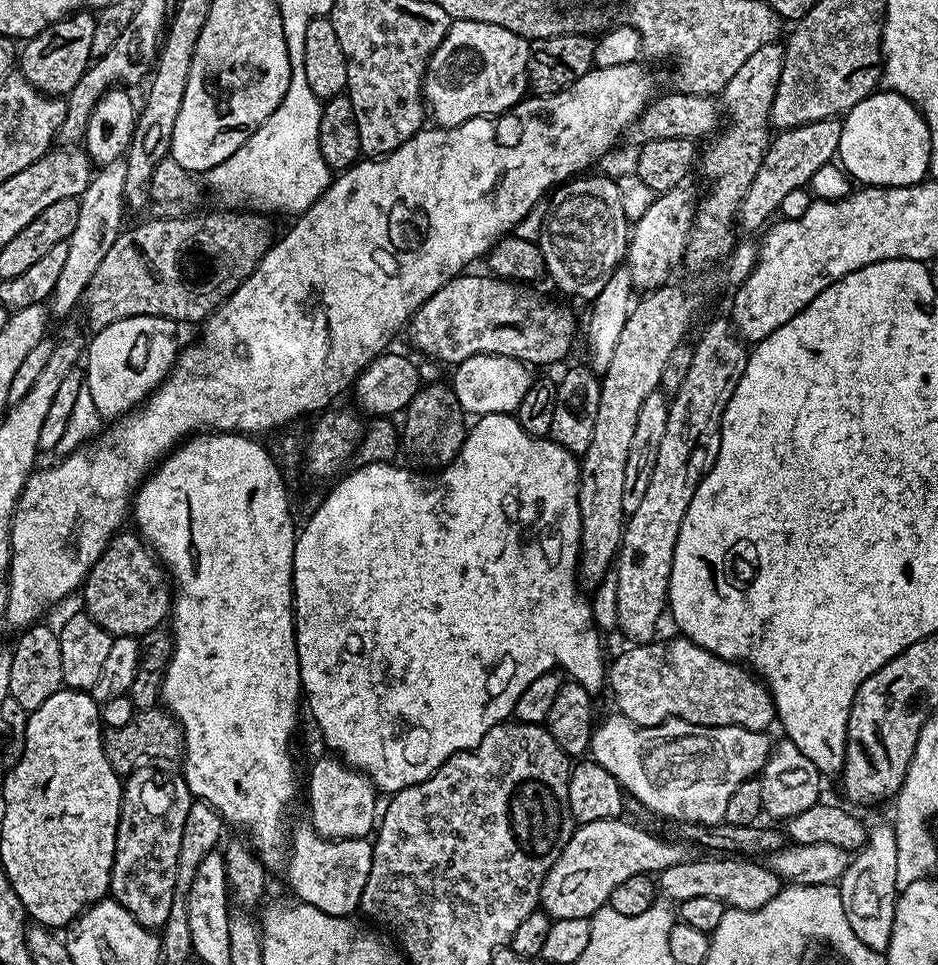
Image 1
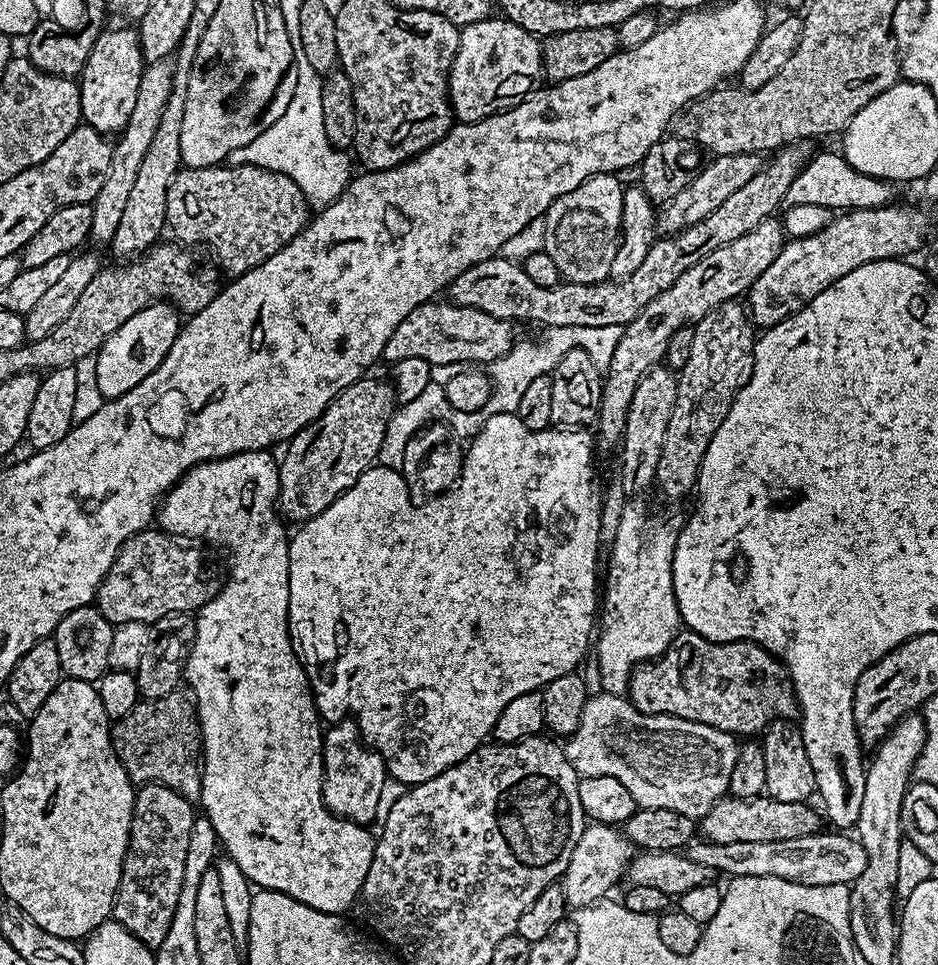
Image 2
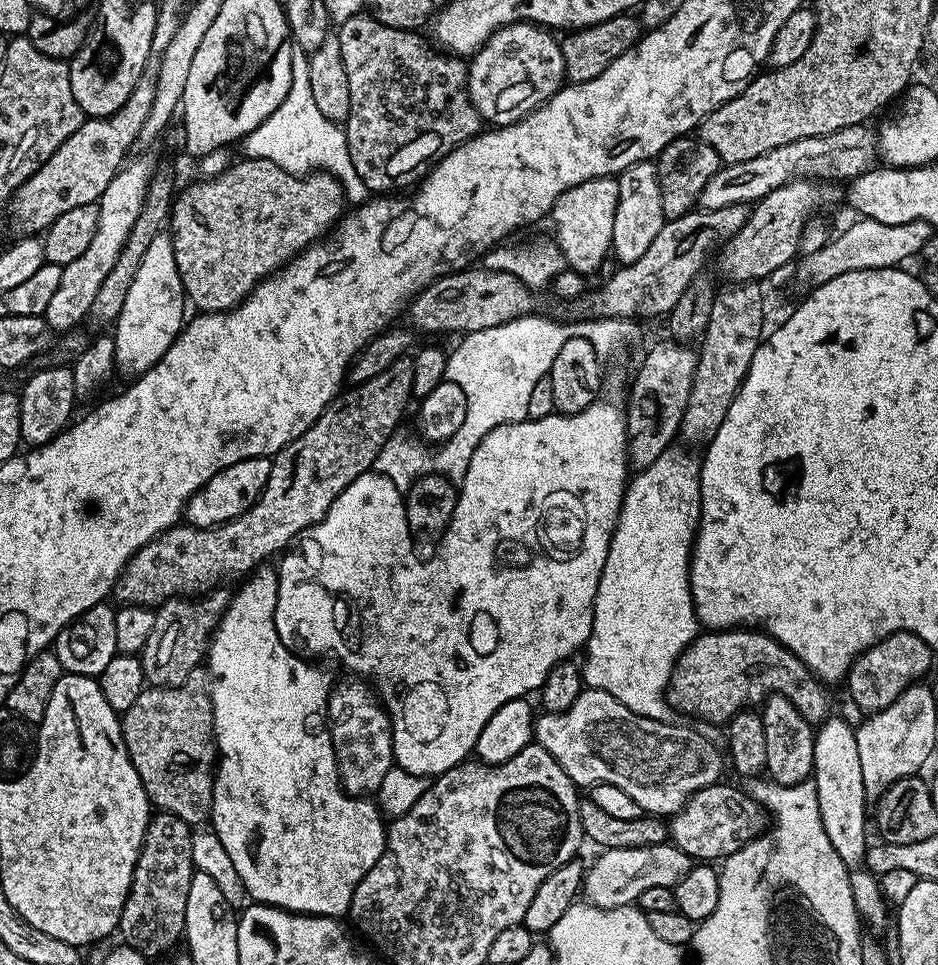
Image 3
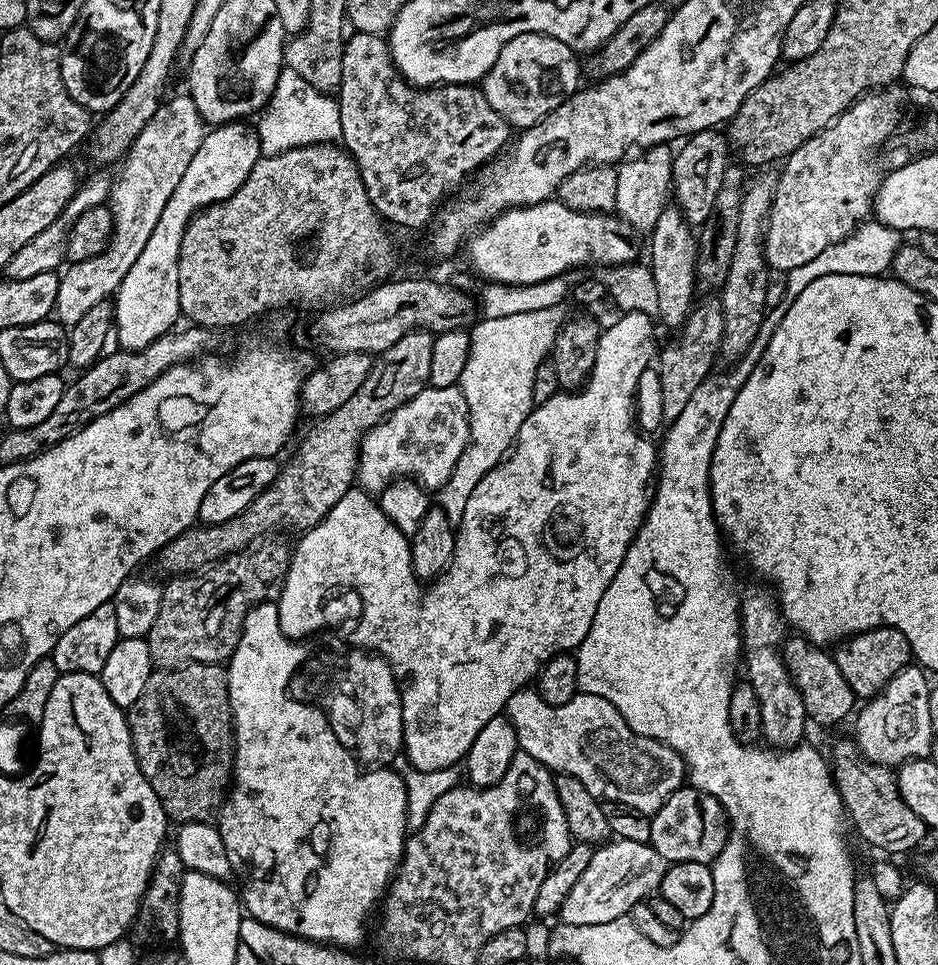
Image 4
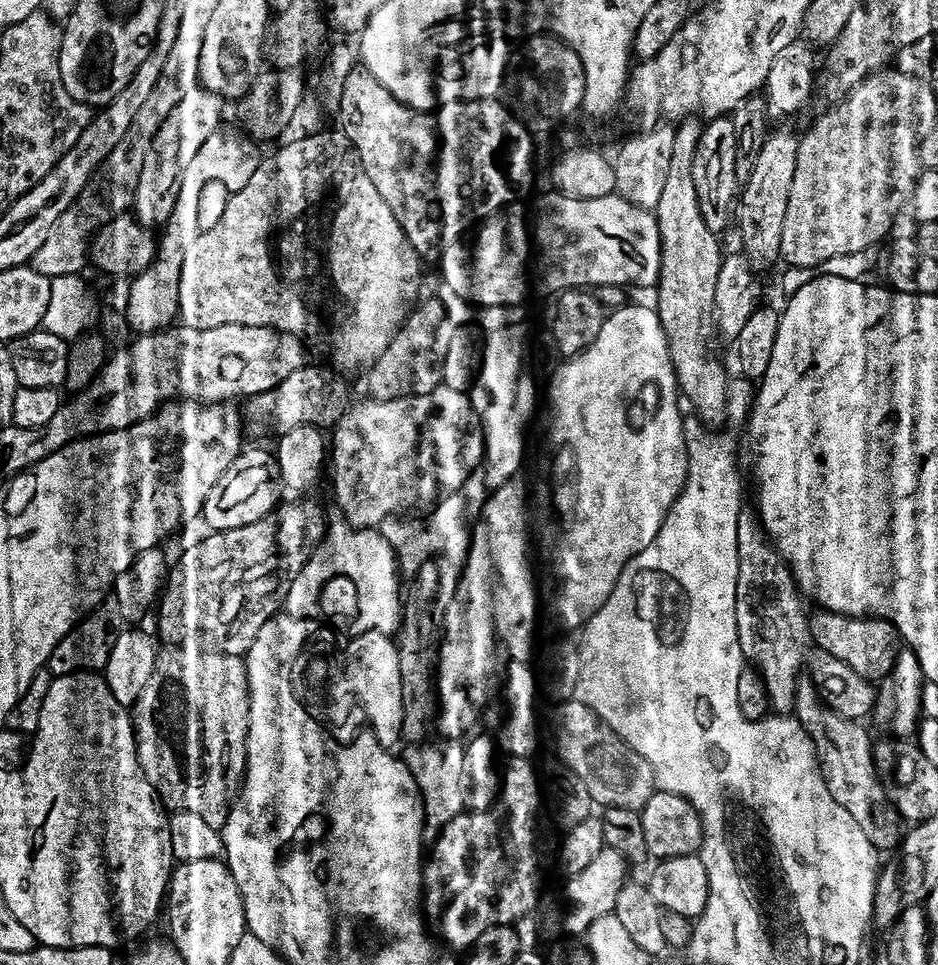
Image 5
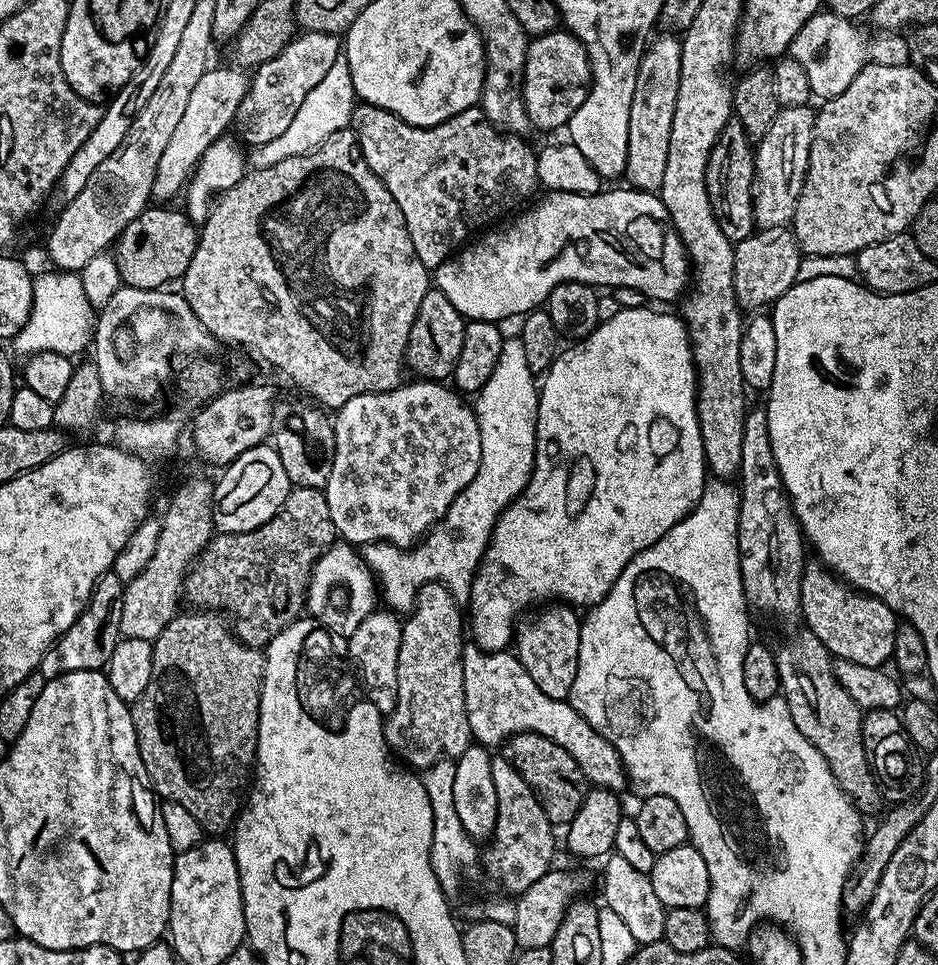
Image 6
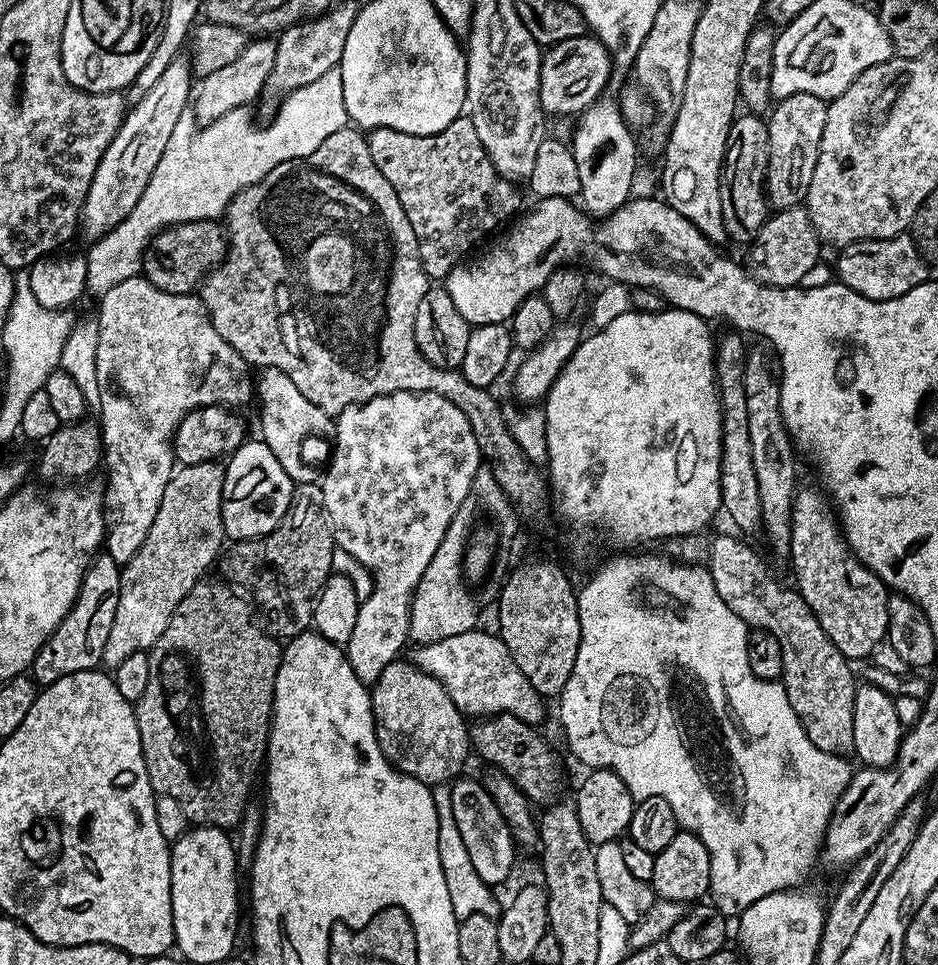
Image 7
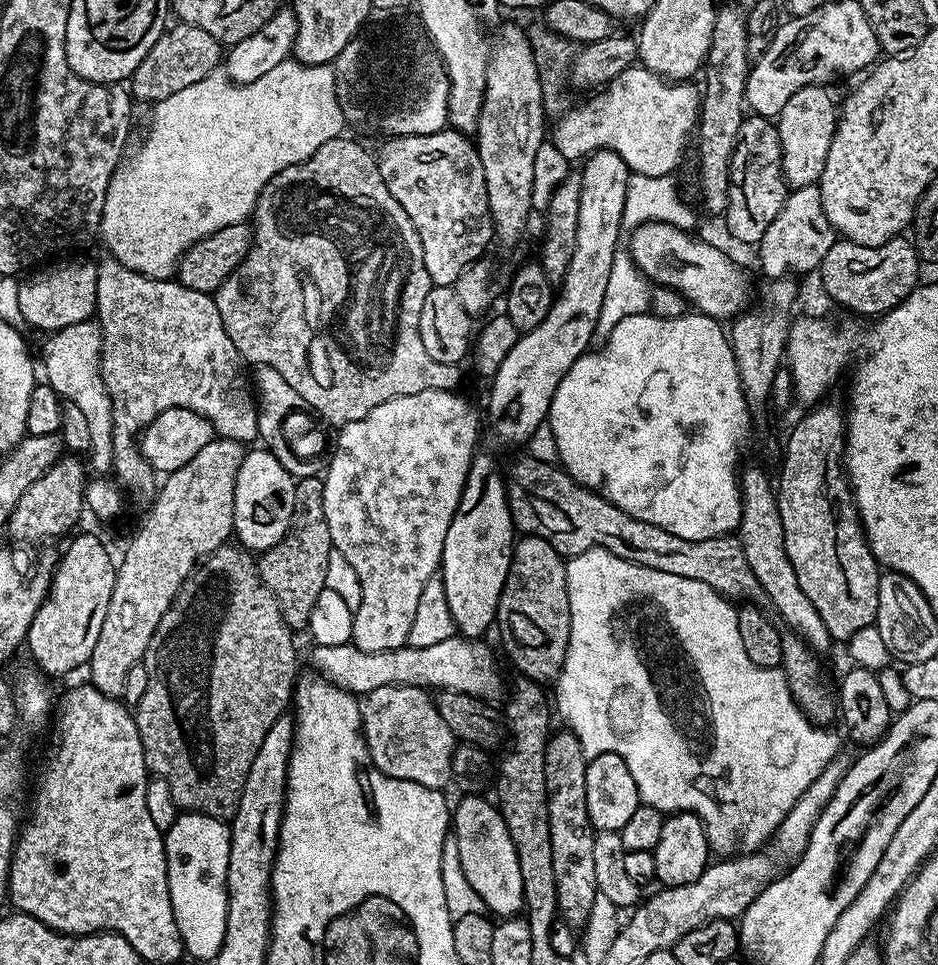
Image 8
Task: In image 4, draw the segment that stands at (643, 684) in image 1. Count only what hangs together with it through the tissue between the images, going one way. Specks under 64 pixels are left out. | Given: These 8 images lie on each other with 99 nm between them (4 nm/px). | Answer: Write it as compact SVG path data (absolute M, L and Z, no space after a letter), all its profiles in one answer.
M792 634L782 646L782 655L784 665L796 683L796 689L802 694L806 714L813 725L840 724L848 715L848 719L853 715L858 698L854 690L850 690L850 682L846 682L842 670L838 670L836 657L831 651L825 650L821 645L811 644L805 636Z

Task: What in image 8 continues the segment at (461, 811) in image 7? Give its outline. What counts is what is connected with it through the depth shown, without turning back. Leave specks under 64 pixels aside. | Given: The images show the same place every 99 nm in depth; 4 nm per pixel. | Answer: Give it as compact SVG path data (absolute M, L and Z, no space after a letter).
M480 794L461 795L459 797L461 800L454 804L454 811L451 813L450 828L458 842L458 858L462 860L462 874L466 874L466 882L470 882L474 890L478 890L478 898L482 898L485 909L493 917L512 918L519 913L516 911L524 908L522 870L518 866L518 854L510 838L510 830L506 826L504 815L491 799L483 800L482 797L483 795Z

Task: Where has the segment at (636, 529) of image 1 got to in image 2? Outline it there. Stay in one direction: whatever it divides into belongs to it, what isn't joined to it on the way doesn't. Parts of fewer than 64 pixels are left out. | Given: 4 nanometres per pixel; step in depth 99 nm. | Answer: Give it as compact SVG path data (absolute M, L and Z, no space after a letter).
M739 299L727 300L714 310L707 312L694 325L694 343L690 349L690 358L686 358L686 366L678 370L676 377L676 397L674 398L674 414L670 414L670 422L666 426L666 438L662 438L662 458L658 458L655 487L668 500L680 500L696 487L700 476L702 458L706 458L706 450L730 406L734 402L740 387L748 381L752 373L752 350L758 339L754 325L749 317L748 309Z

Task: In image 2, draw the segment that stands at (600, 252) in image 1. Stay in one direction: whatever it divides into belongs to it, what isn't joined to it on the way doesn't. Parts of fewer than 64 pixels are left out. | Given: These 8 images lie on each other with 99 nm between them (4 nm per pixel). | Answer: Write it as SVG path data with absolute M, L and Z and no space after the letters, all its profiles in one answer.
M603 172L570 190L570 194L562 194L544 216L545 244L543 252L554 258L554 266L558 266L561 277L570 284L603 284L610 277L610 262L614 262L616 248L620 244L620 223L622 222L622 202L625 185L620 184L621 177Z

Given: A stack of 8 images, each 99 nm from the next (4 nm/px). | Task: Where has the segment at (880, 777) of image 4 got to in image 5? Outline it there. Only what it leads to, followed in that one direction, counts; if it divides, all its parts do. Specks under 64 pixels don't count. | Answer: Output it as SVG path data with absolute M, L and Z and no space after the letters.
M801 678L796 687L794 715L814 742L822 778L826 782L826 790L834 794L834 802L838 802L838 806L854 817L854 822L858 822L858 827L866 833L866 838L870 838L876 849L899 849L906 831L906 821L890 802L878 778L876 764L872 760L874 740L868 737L865 725L859 720L842 718L842 714L827 707L812 681L807 678Z

